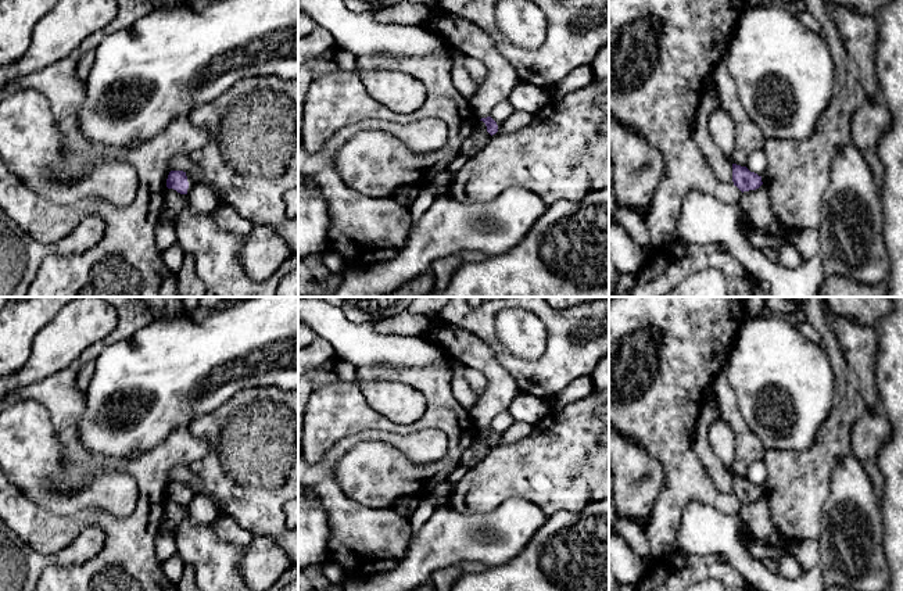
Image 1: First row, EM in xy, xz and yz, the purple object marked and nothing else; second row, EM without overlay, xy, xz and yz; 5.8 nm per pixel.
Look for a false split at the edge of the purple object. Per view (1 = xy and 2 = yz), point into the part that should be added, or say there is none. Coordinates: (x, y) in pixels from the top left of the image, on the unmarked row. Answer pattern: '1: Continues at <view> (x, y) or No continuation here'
1: No continuation here
2: No continuation here

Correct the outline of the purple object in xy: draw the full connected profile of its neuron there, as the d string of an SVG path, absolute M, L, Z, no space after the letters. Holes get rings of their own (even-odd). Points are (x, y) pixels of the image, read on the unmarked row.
M171 481L166 490L166 498L173 499L180 505L187 505L189 492L187 492L186 483Z

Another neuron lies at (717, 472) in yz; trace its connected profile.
M709 388L696 420L695 434L692 438L692 449L698 459L700 461L705 472L713 481L717 491L734 495L732 473L714 454L707 437L709 427L719 420L720 420L719 406L713 390Z

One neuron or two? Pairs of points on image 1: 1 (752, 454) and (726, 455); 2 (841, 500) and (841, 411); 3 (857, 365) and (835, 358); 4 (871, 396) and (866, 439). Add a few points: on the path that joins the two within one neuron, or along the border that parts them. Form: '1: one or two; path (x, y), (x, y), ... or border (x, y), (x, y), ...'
1: two; border (724, 423), (734, 441), (728, 468)
2: two; border (850, 450), (834, 468), (828, 489)
3: two; border (832, 330), (849, 372)
4: two; border (866, 408), (882, 411)

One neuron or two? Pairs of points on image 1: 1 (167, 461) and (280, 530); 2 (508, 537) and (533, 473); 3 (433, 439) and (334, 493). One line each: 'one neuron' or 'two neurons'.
1: two neurons
2: two neurons
3: one neuron

